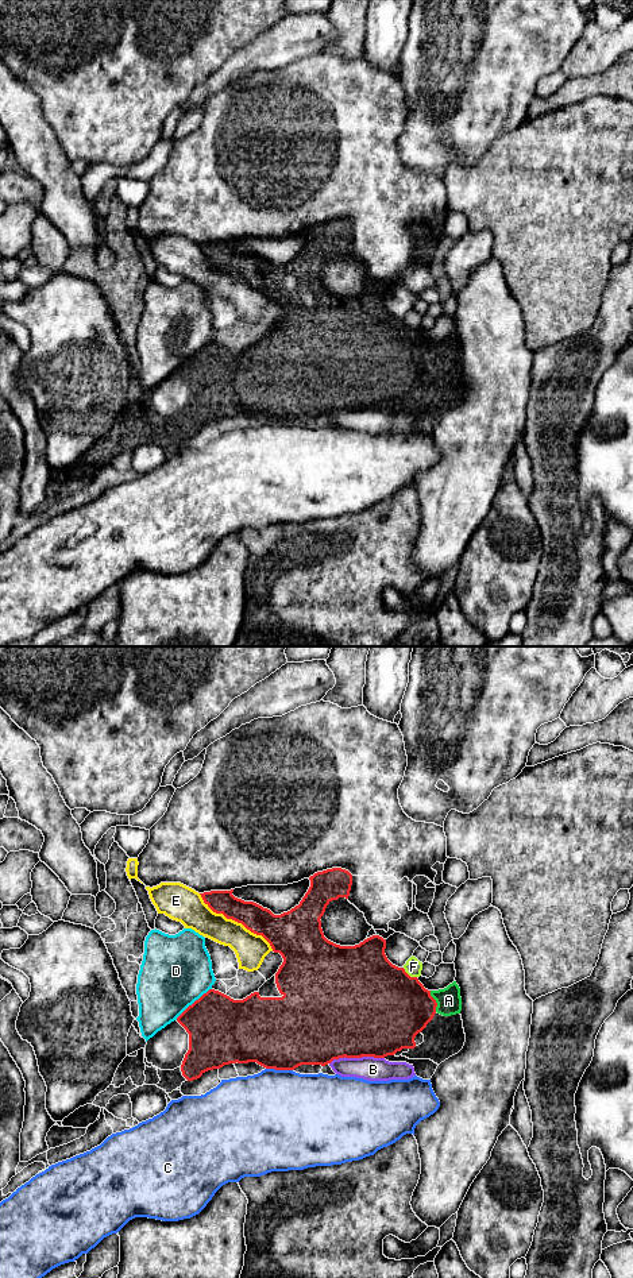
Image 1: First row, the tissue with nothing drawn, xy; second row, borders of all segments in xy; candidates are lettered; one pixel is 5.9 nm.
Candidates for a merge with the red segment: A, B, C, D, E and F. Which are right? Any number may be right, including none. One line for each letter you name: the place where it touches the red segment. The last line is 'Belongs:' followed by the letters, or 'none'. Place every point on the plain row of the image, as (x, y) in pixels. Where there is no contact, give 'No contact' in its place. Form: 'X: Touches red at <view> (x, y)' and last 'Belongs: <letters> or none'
A: Touches red at xy (435, 354)
B: Touches red at xy (356, 409)
Belongs: A, B

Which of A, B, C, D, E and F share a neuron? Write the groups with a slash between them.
A B / C / D / E / F

